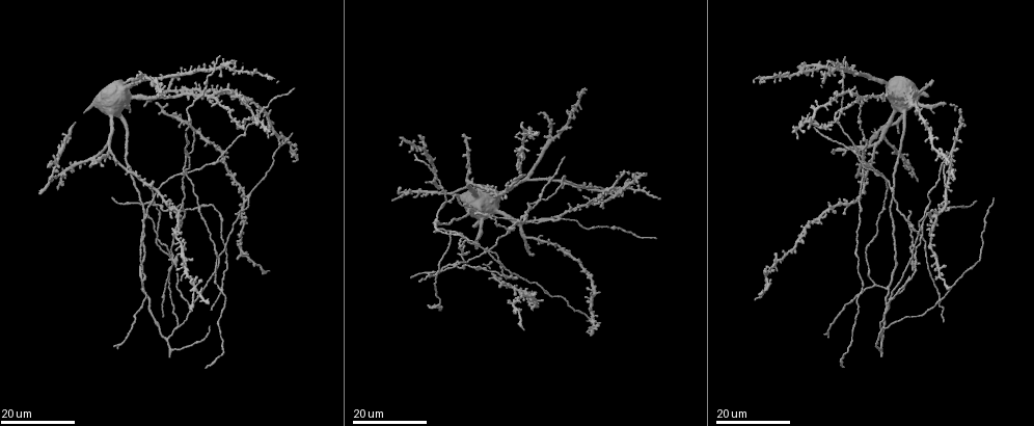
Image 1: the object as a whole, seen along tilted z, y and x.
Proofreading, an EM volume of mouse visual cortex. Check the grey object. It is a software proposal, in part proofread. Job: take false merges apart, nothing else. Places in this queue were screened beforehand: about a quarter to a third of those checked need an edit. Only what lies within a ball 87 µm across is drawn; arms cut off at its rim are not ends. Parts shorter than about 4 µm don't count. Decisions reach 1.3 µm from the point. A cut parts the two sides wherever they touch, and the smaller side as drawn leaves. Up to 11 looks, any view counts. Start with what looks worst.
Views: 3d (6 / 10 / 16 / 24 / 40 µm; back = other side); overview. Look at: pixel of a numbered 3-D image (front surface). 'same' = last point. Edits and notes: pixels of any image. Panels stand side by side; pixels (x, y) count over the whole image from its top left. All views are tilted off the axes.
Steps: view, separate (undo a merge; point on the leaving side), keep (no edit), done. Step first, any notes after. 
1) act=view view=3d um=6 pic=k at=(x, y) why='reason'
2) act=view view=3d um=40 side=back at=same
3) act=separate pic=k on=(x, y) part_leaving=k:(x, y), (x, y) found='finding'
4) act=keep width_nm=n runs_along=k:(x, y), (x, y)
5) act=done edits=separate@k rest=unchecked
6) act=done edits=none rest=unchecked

act=view view=3d um=16 pic=1 at=(449, 230) why='three-way junction'

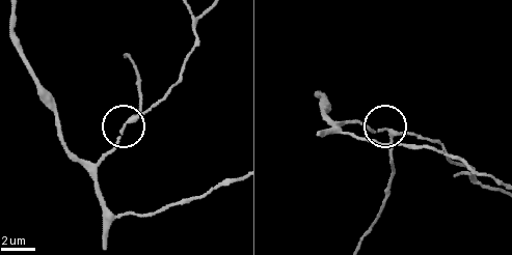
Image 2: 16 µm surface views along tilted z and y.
act=view view=3d um=6 pic=2 at=(394, 136)

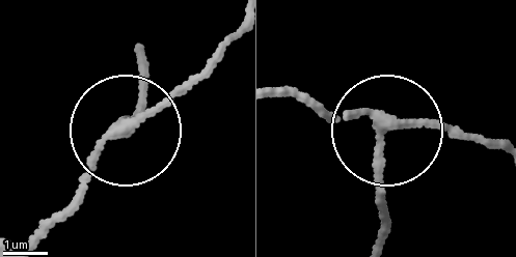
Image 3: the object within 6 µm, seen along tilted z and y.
act=keep width_nm=190 found='one neuron here'

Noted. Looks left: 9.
act=view view=3d um=16 pic=1 at=(857, 155)

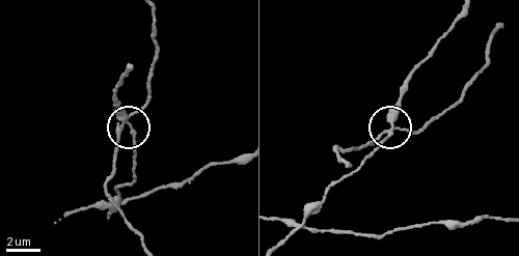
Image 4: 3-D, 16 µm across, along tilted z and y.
act=view view=3d um=6 at=same

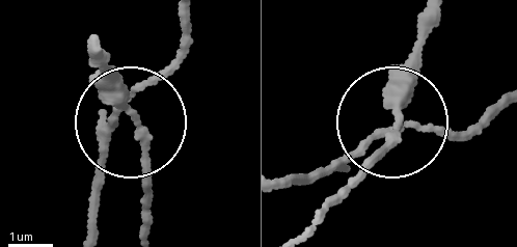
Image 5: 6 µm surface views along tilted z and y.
act=keep width_nm=170 runs_along=5:(187, 11), (183, 44), (130, 108), (151, 222) found='continuous, no second neuron'

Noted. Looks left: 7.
act=view view=3d um=24 pic=1 at=(915, 252)

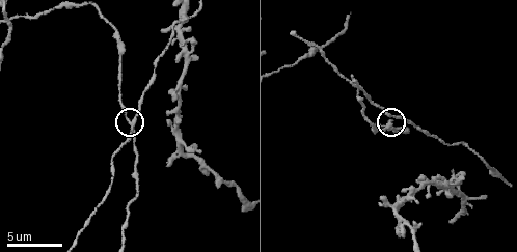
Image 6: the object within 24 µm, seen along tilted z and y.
act=view view=3d um=10 pic=6 at=(128, 122)

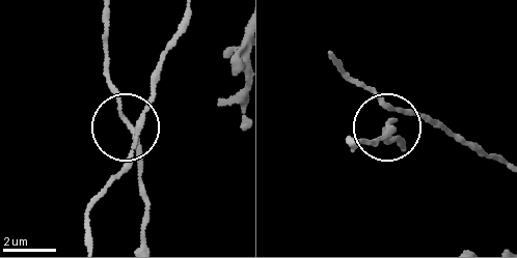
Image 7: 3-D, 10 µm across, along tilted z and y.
act=keep arms=4 runs_along=7:(187, 19), (163, 61), (152, 102), (130, 130), (137, 191) found='one neuron here'

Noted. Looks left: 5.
act=view view=3d um=16 pic=1 at=(228, 170) why='thin arm on a thick one'

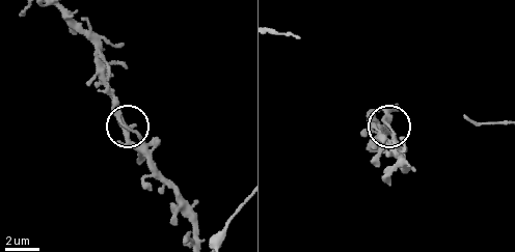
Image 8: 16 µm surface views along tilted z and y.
act=view view=3d um=10 pic=8 at=(124, 133)

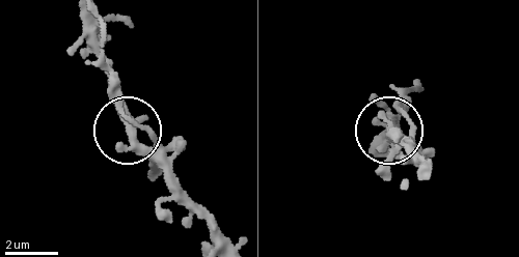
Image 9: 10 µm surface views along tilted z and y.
act=separate pic=9 on=(402, 111) width_nm=320 part_leaving=9:(411, 130), (401, 111), (421, 83) found='a second neuron is stuck on'

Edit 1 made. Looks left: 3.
act=view view=overview why='redraw'

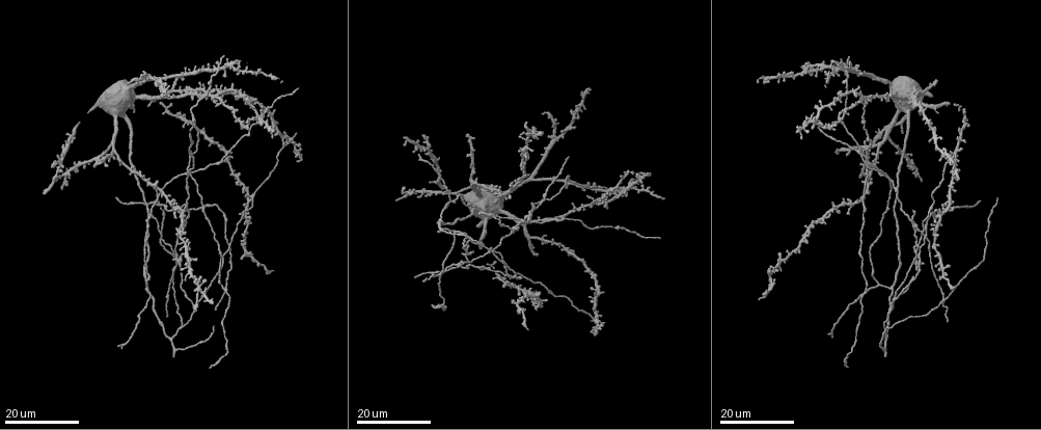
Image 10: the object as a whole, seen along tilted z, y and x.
act=view view=3d um=24 pic=10 at=(198, 288) why='four arms meet'

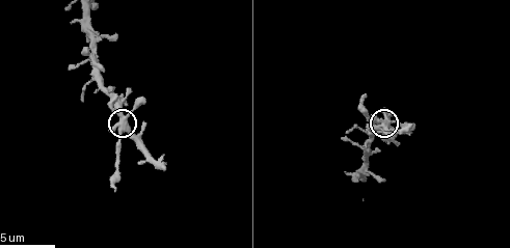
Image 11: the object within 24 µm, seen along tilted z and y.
act=view view=3d um=10 pic=11 at=(125, 131) why='zoom in'

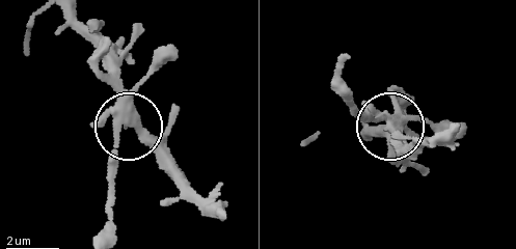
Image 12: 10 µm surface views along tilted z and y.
act=separate pic=12 on=(114, 160) arms=4 part_leaving=12:(119, 123), (118, 175), (99, 240) found='a second neuron is stuck on'

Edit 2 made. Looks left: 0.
act=done edits=separate@9,separate@12 rest=unchecked

